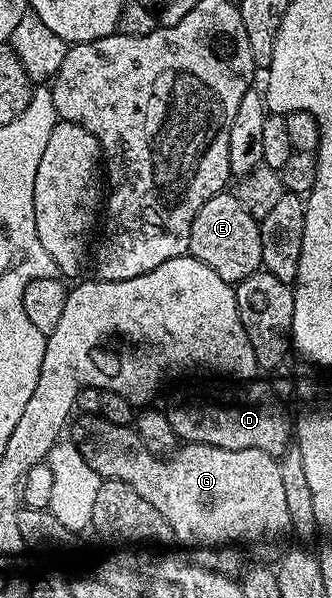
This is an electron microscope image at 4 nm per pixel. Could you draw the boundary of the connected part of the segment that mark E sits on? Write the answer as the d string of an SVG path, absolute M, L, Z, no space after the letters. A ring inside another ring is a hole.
M223 191L208 199L200 211L196 211L196 219L192 219L192 235L190 236L189 256L200 259L220 279L237 283L248 279L248 275L262 269L260 255L260 223L240 204L237 195Z

